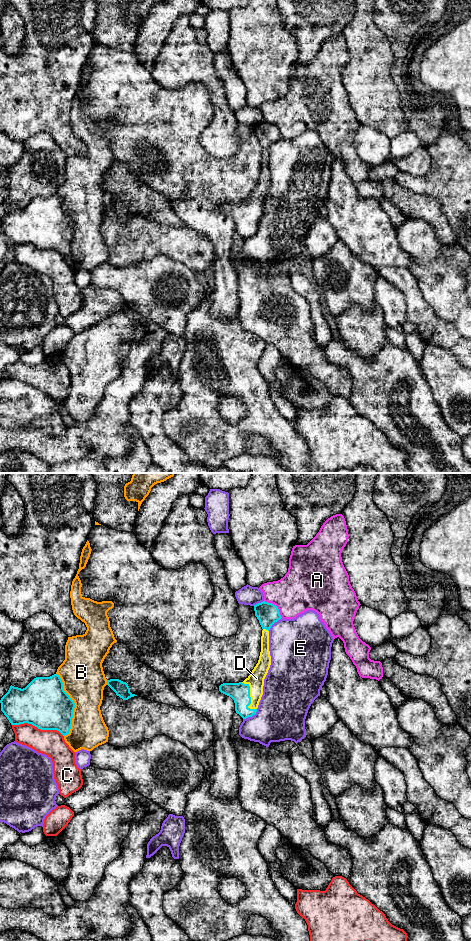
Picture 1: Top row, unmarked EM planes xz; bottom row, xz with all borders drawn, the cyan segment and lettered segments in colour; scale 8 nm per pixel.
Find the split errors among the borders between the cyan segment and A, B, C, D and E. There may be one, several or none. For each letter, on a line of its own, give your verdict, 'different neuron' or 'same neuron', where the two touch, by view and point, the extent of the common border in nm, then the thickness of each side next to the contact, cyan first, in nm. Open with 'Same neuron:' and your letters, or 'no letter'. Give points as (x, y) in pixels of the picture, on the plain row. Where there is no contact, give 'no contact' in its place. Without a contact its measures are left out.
Same neuron: D
A: different neuron; meets cyan in xz at (276, 126); contact 200 nm long; 180 nm thick on the cyan side, 340 nm on the other
B: different neuron; meets cyan in xz at (74, 225); contact 500 nm long; 380 nm thick on the cyan side, 340 nm on the other
C: different neuron; meets cyan in xz at (38, 248); contact 420 nm long; 380 nm thick on the cyan side, 200 nm on the other
D: same neuron; meets cyan in xz at (249, 216); contact 260 nm long; 160 nm thick on the cyan side, 130 nm on the other
E: different neuron; meets cyan in xz at (251, 236); contact 150 nm long; 160 nm thick on the cyan side, 400 nm on the other

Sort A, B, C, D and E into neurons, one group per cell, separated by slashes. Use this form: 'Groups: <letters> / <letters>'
Groups: A / B / C / D / E

